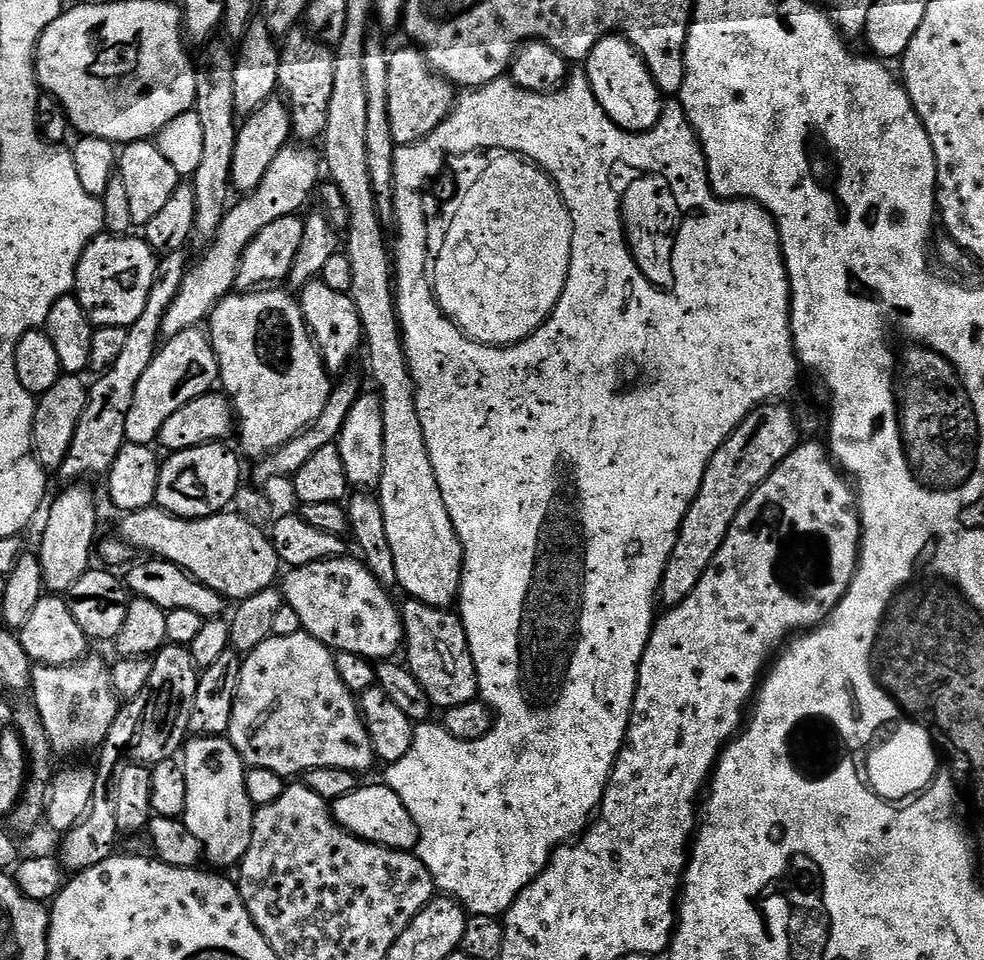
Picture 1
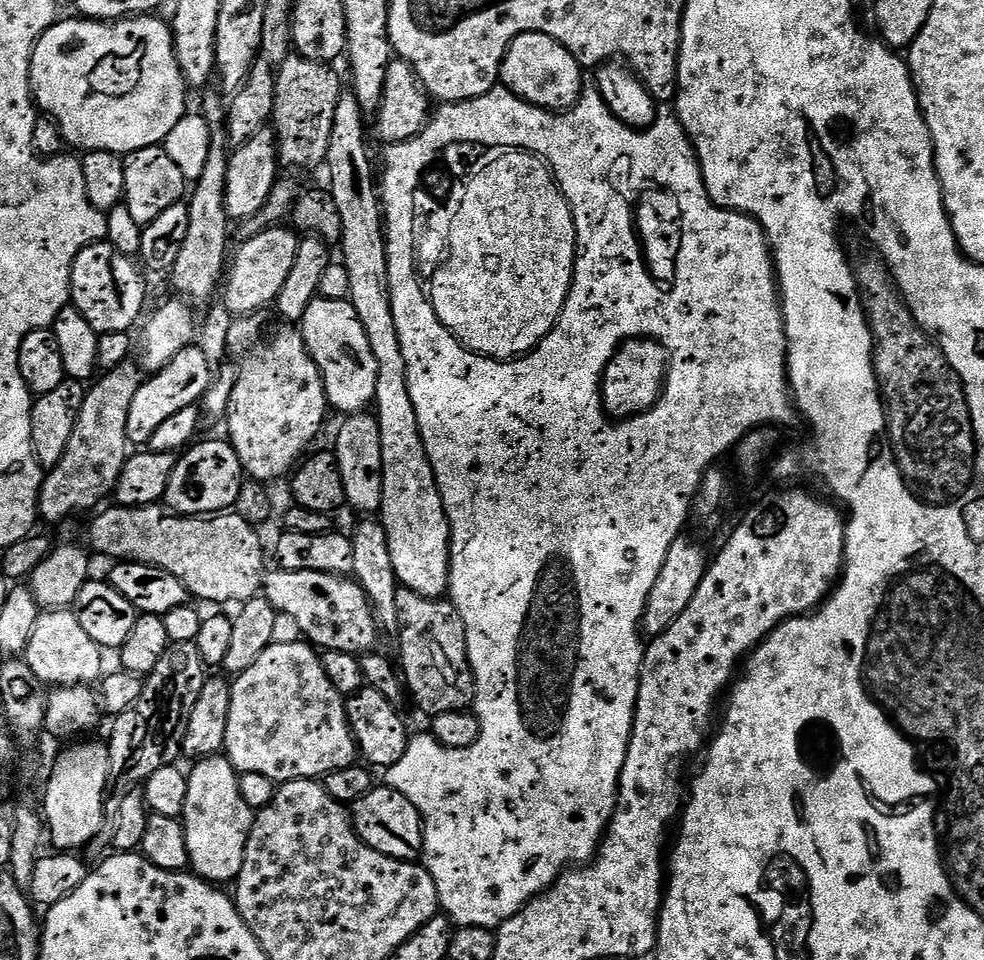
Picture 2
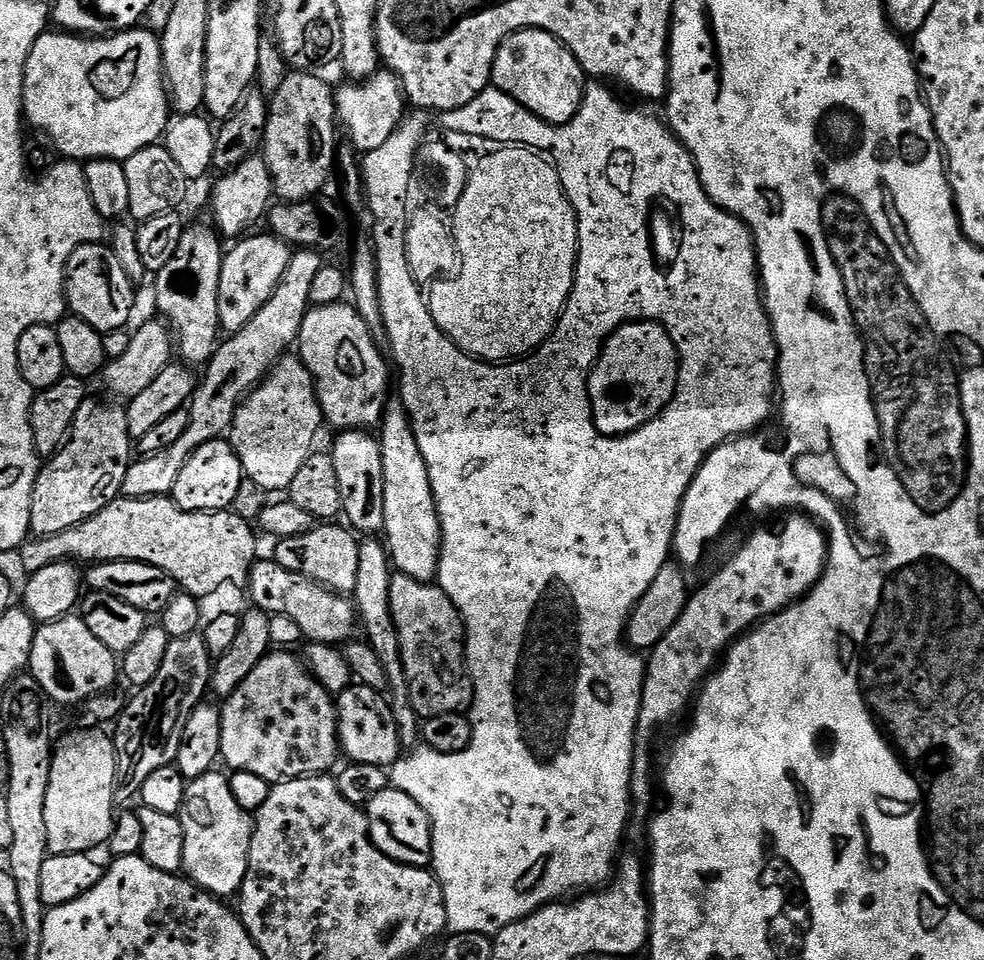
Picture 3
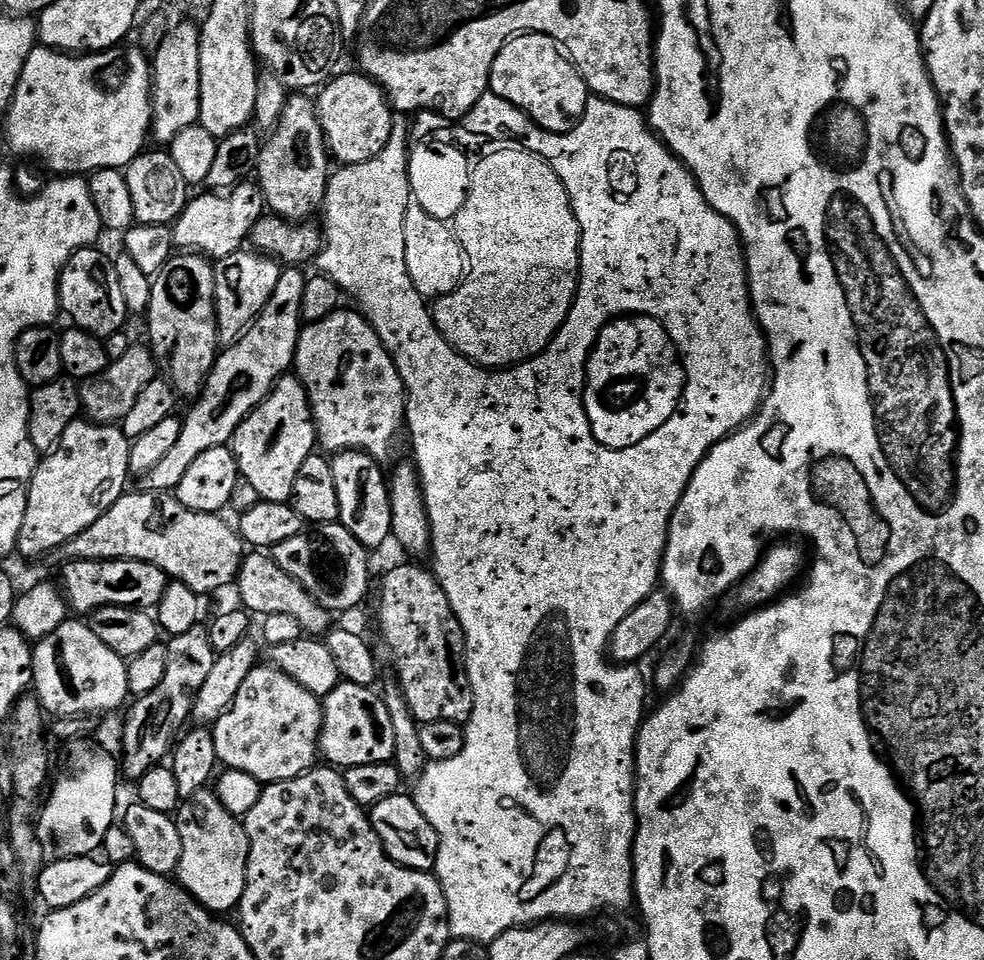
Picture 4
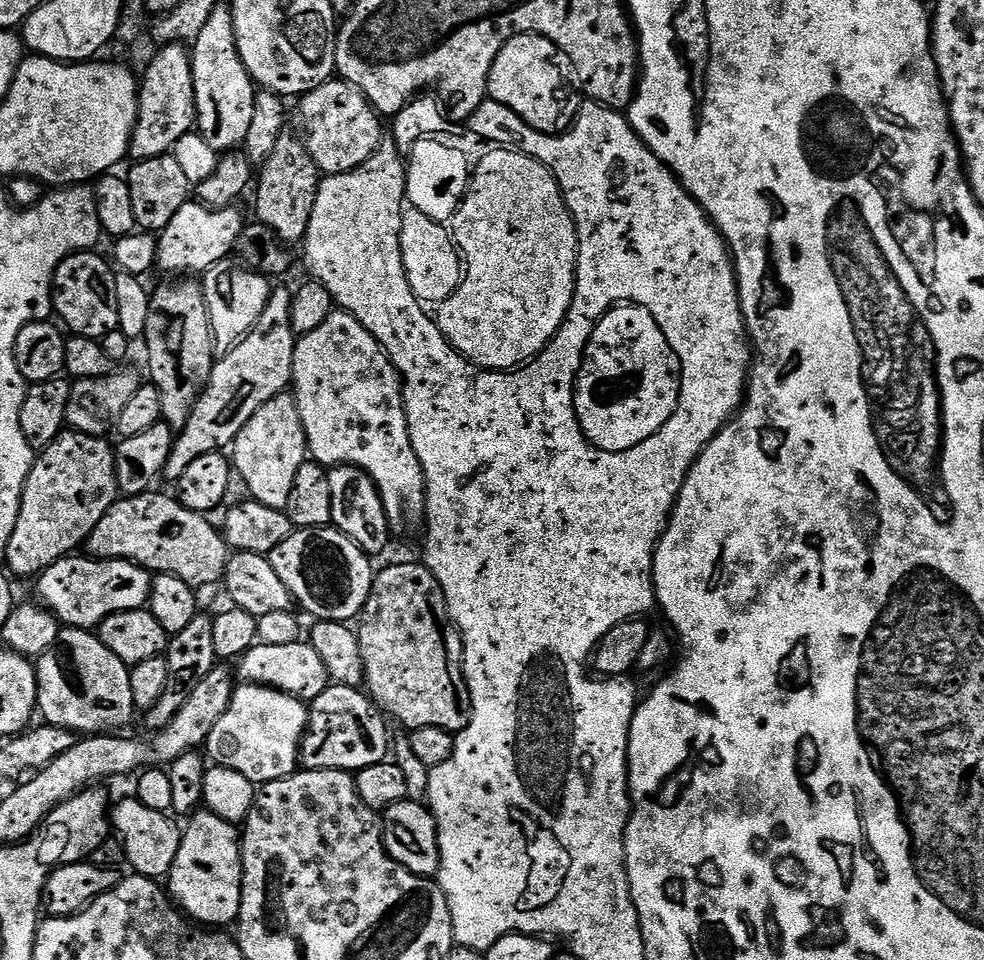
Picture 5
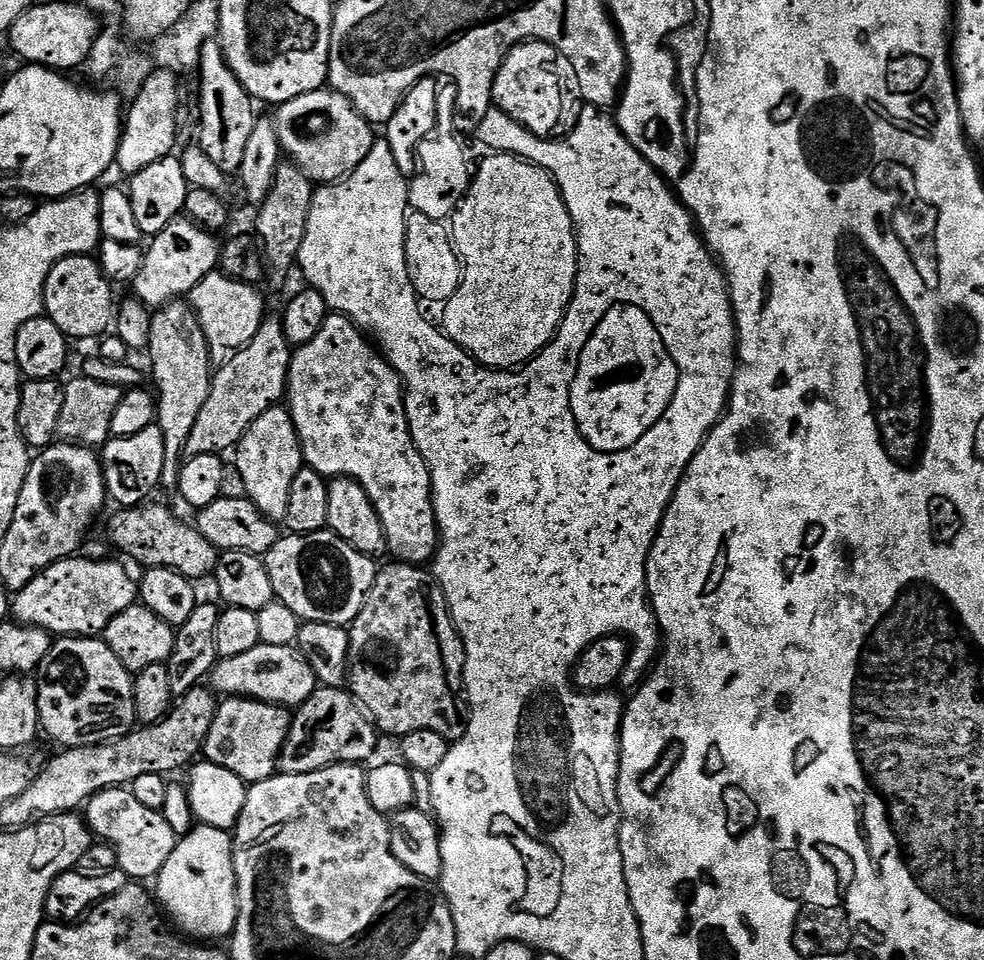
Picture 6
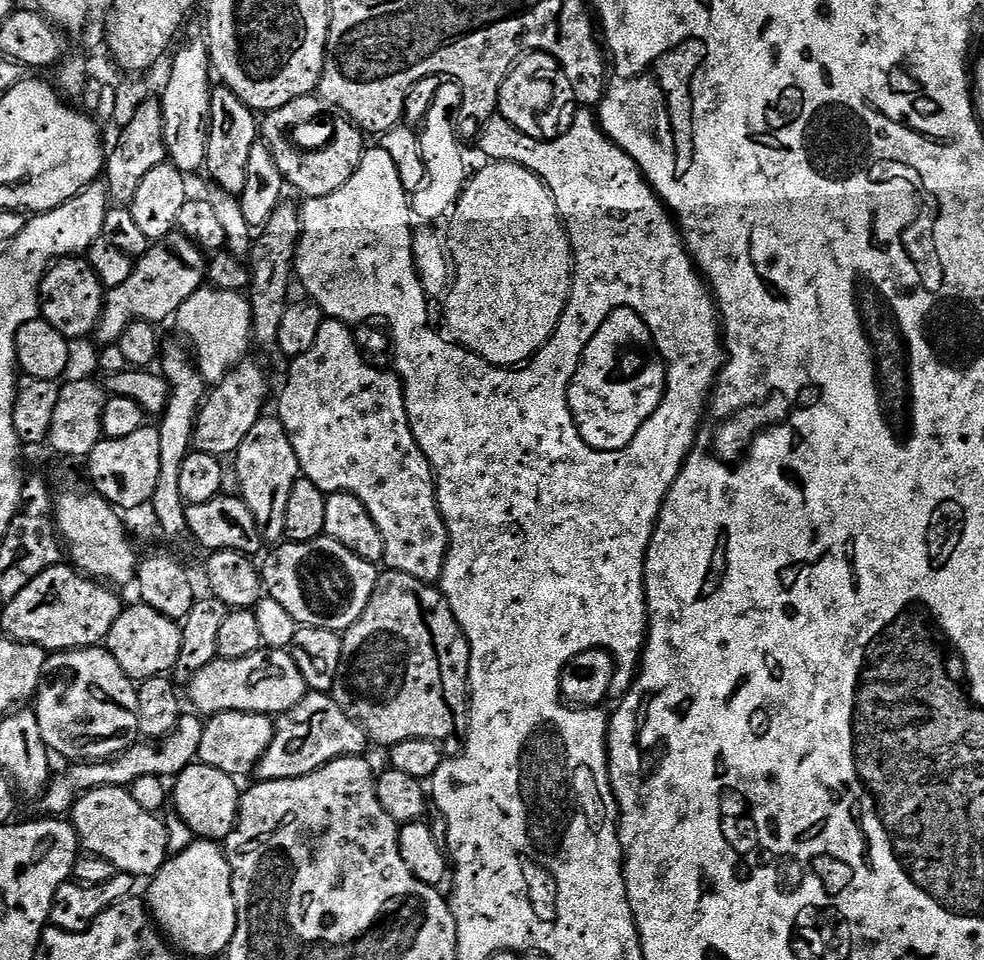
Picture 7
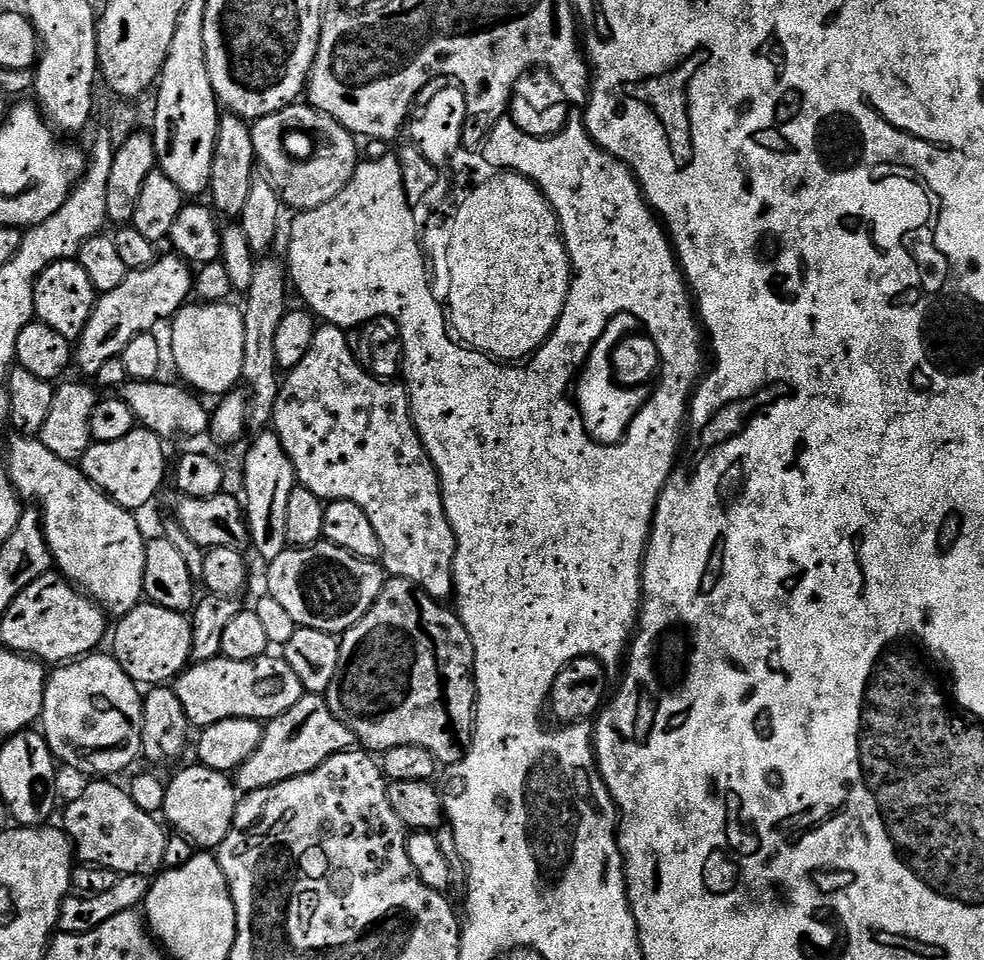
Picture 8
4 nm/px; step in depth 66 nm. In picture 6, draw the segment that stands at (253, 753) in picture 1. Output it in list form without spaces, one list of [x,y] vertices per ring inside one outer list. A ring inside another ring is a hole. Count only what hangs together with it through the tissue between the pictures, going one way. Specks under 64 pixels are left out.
[[[233,696],[217,707],[214,726],[210,726],[202,756],[209,764],[226,766],[226,770],[238,774],[238,778],[251,786],[277,775],[280,753],[291,729],[292,716],[287,707]]]

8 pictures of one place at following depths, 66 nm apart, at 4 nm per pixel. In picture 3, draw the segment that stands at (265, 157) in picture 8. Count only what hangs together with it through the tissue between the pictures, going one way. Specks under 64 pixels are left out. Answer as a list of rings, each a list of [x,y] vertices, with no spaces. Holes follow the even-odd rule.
[[[377,70],[368,80],[359,82],[344,82],[341,88],[335,89],[336,115],[339,123],[348,131],[351,147],[357,153],[367,154],[378,150],[394,134],[406,115],[406,97],[404,87],[396,73],[387,70]]]

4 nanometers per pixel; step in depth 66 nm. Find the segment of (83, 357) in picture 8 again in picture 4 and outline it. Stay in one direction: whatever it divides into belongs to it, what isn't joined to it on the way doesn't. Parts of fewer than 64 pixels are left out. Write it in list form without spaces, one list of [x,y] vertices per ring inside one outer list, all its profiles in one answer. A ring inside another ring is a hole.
[[[245,182],[227,194],[204,194],[189,199],[184,212],[171,225],[172,242],[177,249],[195,252],[213,261],[241,251],[254,230],[254,222],[265,215],[266,205],[255,183]]]

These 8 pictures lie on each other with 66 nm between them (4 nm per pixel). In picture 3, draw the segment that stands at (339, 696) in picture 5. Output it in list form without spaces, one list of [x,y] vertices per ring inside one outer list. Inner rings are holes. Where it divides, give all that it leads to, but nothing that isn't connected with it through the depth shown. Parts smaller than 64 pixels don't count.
[[[357,683],[336,700],[336,725],[340,731],[340,751],[351,763],[388,768],[402,755],[399,727],[395,724],[389,697],[384,692]]]

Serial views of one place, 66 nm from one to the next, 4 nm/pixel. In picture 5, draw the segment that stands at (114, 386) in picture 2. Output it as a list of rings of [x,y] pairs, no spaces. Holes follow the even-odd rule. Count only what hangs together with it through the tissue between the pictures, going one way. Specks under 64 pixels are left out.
[[[65,430],[49,448],[43,449],[35,457],[30,474],[24,483],[22,502],[18,510],[18,522],[10,542],[6,546],[6,568],[13,577],[39,577],[54,562],[63,560],[77,551],[85,543],[88,535],[102,522],[102,514],[118,499],[116,487],[116,453],[113,445],[103,436],[88,436],[84,432]]]

